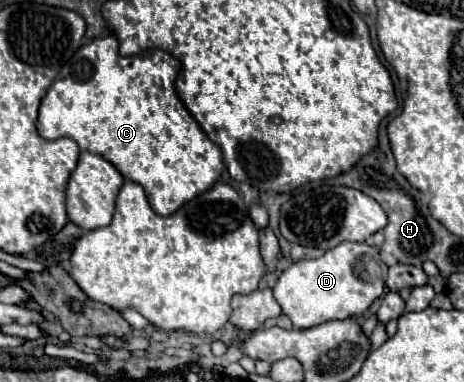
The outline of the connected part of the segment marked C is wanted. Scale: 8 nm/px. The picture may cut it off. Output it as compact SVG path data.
M114 35L110 37L104 37L104 39L96 39L84 47L78 49L78 53L74 53L74 57L60 69L56 81L52 83L52 87L48 89L48 93L44 95L42 103L40 103L40 111L38 111L38 121L36 121L36 127L38 127L38 133L44 137L44 139L60 139L60 137L70 137L78 143L80 151L90 151L90 153L96 153L100 157L104 157L106 161L110 161L120 173L124 179L128 181L134 181L138 185L142 185L146 197L148 197L148 203L150 207L162 215L162 217L168 217L172 215L174 211L178 211L184 203L188 203L190 199L198 197L200 193L208 191L222 175L224 171L224 163L222 163L222 151L202 133L202 129L198 127L198 123L194 121L194 117L190 115L190 111L184 107L184 103L178 99L176 95L176 89L174 89L174 81L176 81L176 75L180 71L180 61L176 57L172 57L170 53L162 51L162 49L148 49L140 55L130 55L130 57L120 57L118 53L118 41Z

